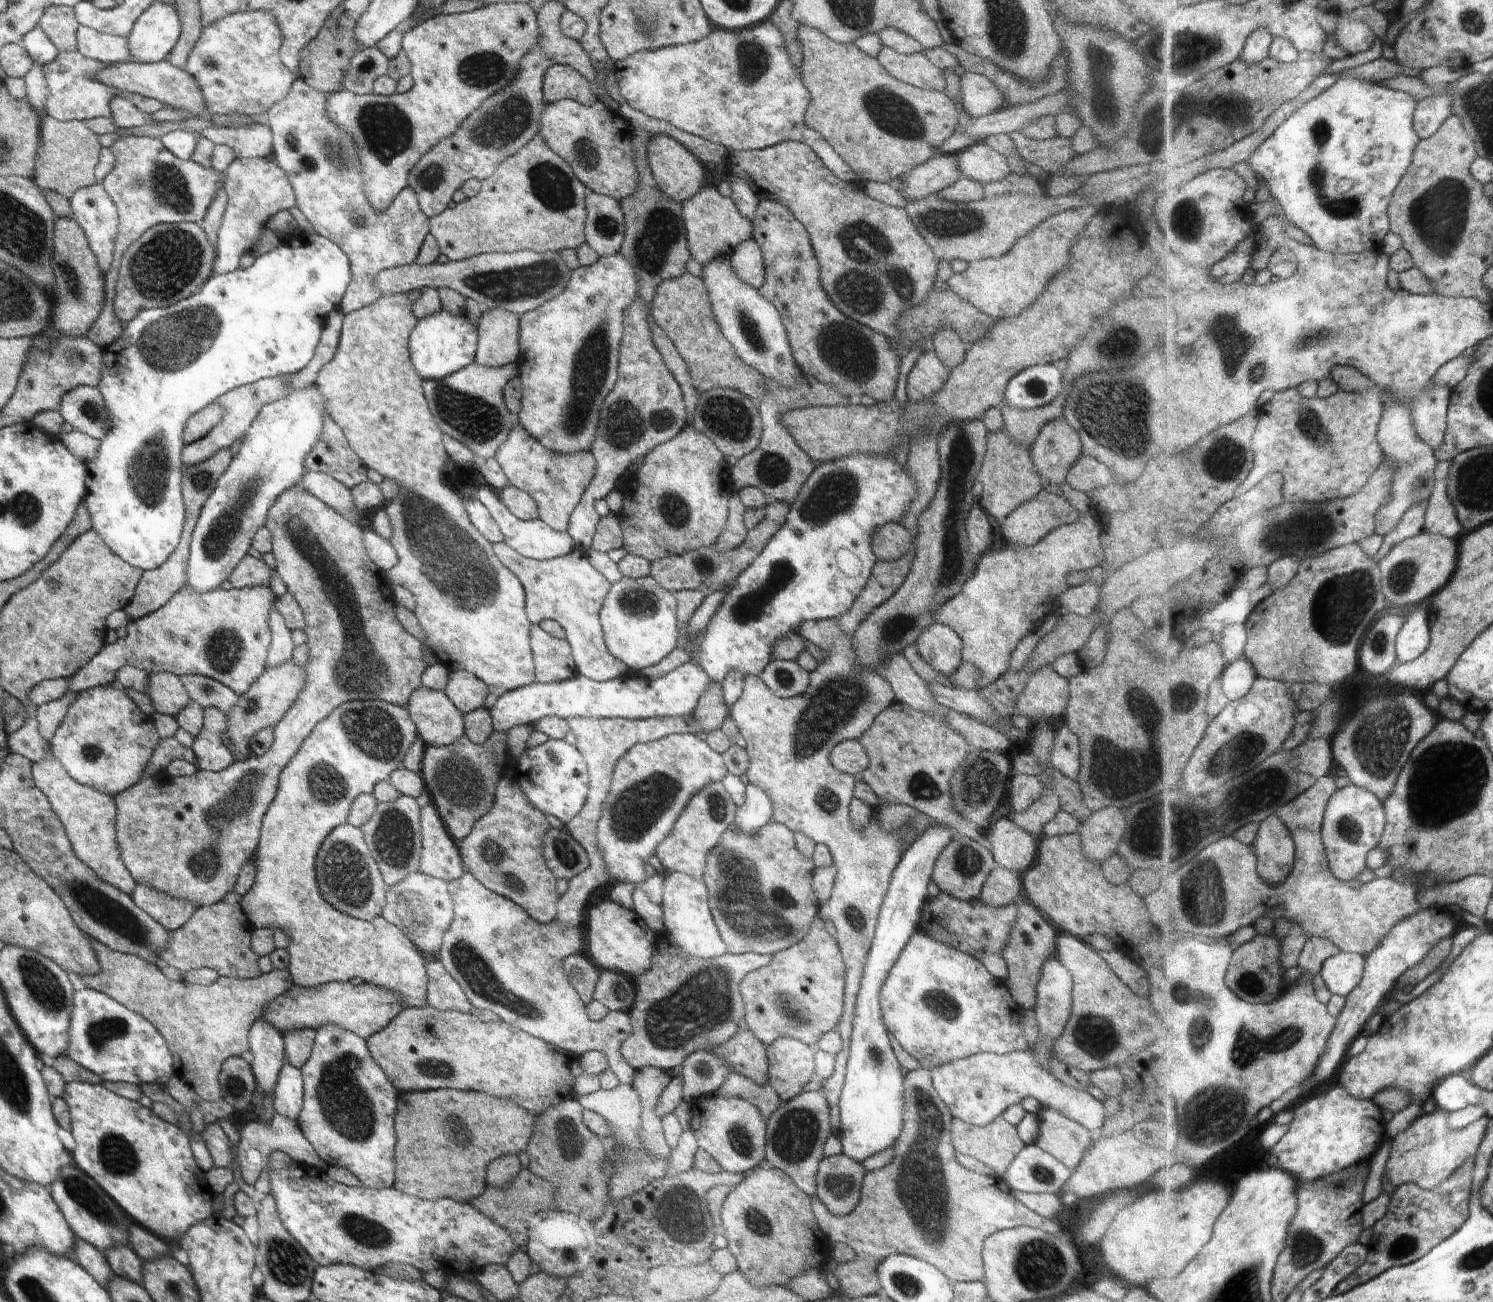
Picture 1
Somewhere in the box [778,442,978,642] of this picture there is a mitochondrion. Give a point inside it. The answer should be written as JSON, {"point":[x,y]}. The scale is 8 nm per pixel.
{"point":[834,493]}

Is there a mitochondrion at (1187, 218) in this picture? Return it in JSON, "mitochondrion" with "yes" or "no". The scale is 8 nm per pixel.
{"mitochondrion":"yes"}

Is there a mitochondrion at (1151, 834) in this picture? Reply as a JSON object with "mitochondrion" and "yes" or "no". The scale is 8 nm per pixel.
{"mitochondrion":"yes"}

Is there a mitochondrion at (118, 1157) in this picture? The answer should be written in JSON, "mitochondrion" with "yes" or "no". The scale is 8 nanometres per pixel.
{"mitochondrion":"yes"}

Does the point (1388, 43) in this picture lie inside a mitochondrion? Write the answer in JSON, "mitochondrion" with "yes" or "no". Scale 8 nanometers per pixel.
{"mitochondrion":"no"}

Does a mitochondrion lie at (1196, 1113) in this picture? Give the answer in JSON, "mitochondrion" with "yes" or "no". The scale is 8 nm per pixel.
{"mitochondrion":"yes"}

